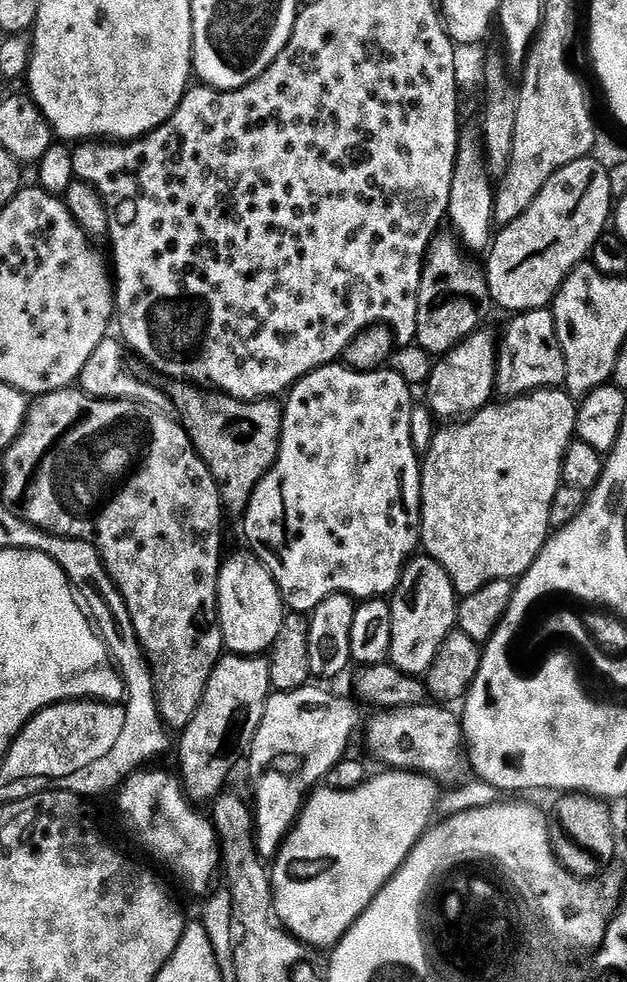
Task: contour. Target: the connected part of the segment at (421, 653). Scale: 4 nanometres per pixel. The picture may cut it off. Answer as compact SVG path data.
M416 554L404 565L400 585L390 597L392 634L390 663L408 676L423 677L435 662L446 638L457 627L458 597L450 582L450 574L427 554Z

